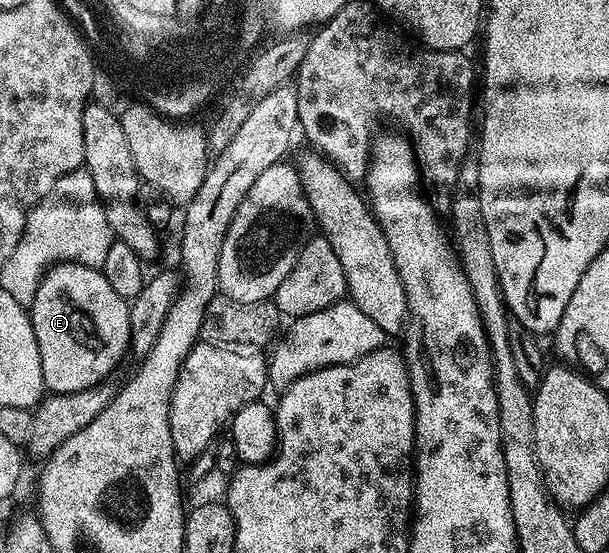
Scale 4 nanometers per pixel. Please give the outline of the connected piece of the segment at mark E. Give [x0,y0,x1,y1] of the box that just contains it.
[29,264,131,395]

